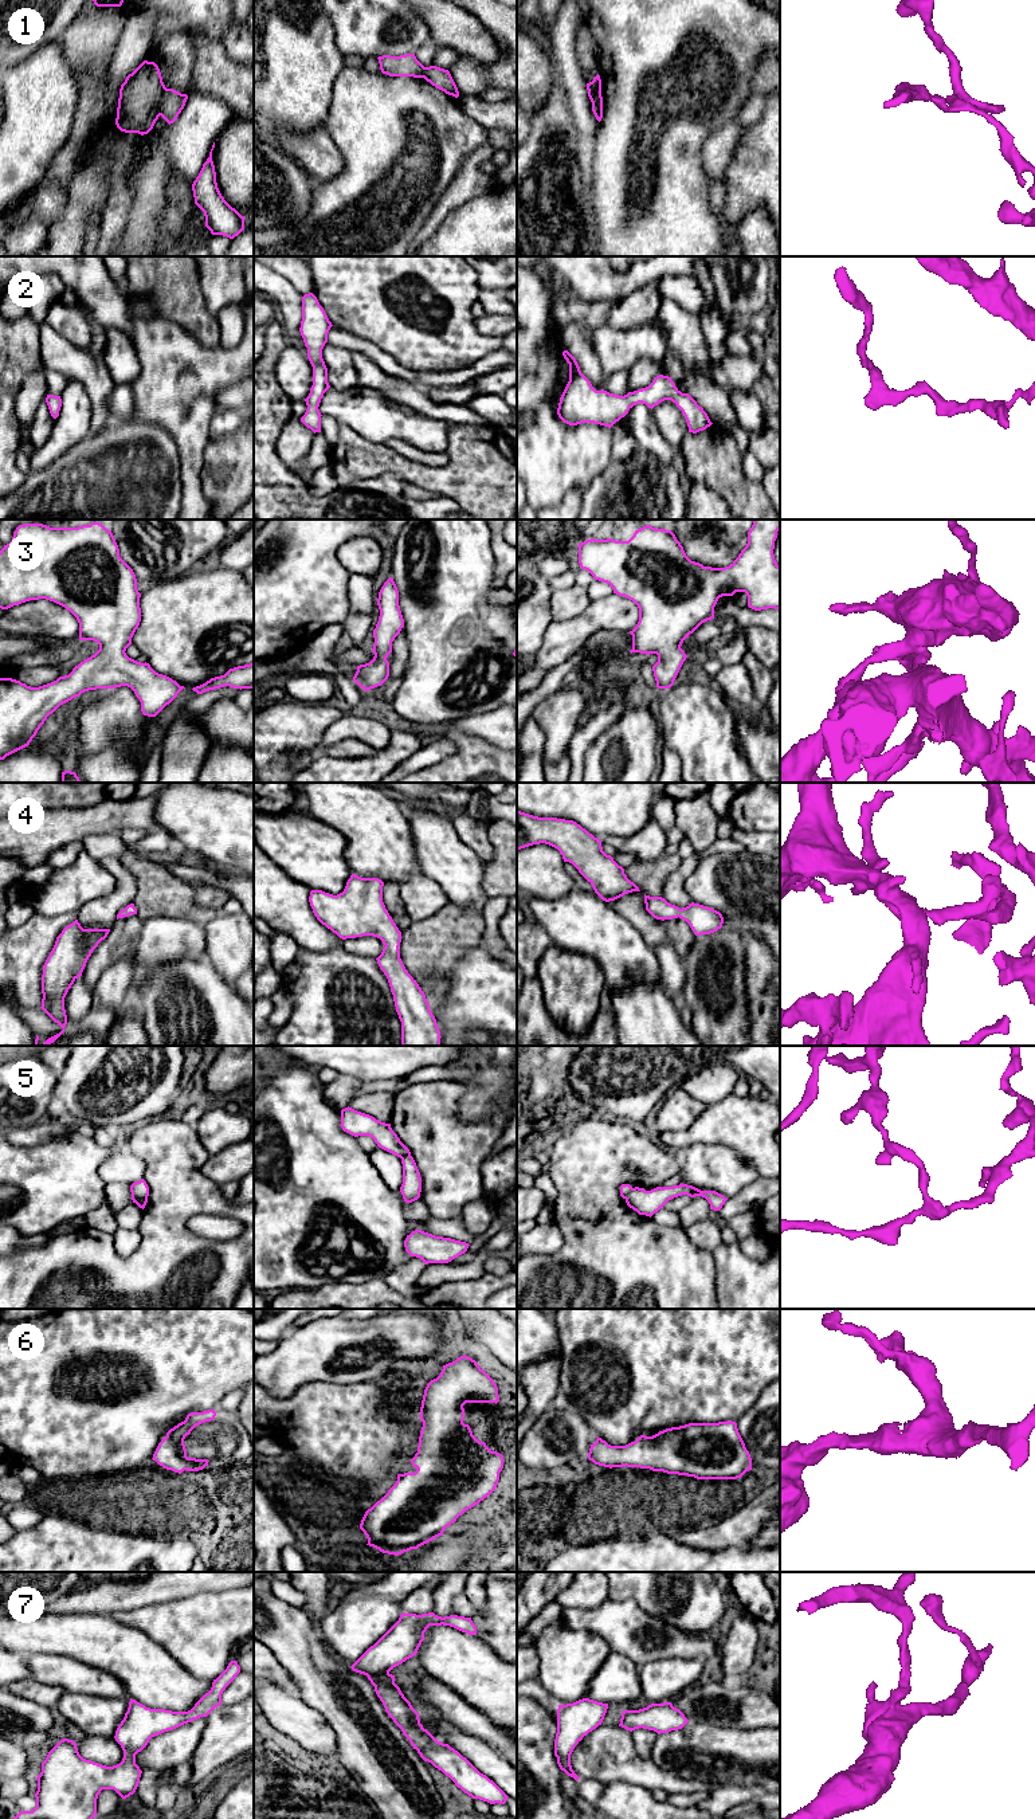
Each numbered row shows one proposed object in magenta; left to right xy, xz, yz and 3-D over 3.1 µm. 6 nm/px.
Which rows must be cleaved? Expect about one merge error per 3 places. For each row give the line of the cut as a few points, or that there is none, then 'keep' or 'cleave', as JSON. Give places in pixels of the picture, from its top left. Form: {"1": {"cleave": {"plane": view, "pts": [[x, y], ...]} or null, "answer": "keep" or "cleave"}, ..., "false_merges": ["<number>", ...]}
{"1": {"cleave": {"plane": "xy", "pts": [[165, 87], [159, 114]]}, "answer": "cleave"}, "2": {"cleave": null, "answer": "keep"}, "3": {"cleave": null, "answer": "keep"}, "4": {"cleave": null, "answer": "keep"}, "5": {"cleave": {"plane": "yz", "pts": [[632, 1188], [624, 1198]]}, "answer": "cleave"}, "6": {"cleave": null, "answer": "keep"}, "7": {"cleave": null, "answer": "keep"}, "false_merges": ["1", "5"]}

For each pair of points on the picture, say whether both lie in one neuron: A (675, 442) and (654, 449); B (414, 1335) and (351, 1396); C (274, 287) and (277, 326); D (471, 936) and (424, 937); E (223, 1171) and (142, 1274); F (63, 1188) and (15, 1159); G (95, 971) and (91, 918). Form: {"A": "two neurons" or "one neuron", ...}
{"A": "two neurons", "B": "two neurons", "C": "two neurons", "D": "one neuron", "E": "two neurons", "F": "one neuron", "G": "two neurons"}

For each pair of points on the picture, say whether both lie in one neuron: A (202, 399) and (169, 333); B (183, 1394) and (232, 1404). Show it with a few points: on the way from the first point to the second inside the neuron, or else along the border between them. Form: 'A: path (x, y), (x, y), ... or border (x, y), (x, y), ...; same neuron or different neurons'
A: path (185, 383), (175, 369), (169, 357), (169, 349); same neuron
B: border (239, 1387), (228, 1391), (218, 1406); different neurons

